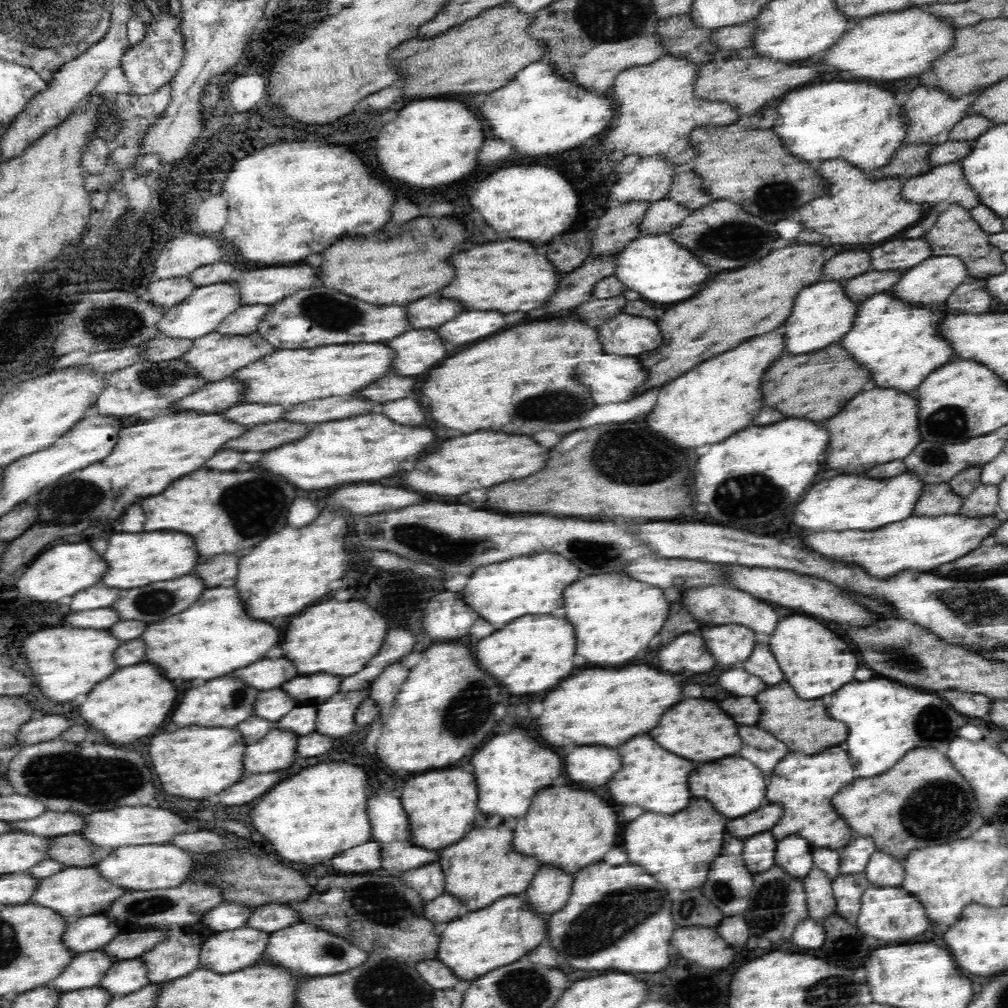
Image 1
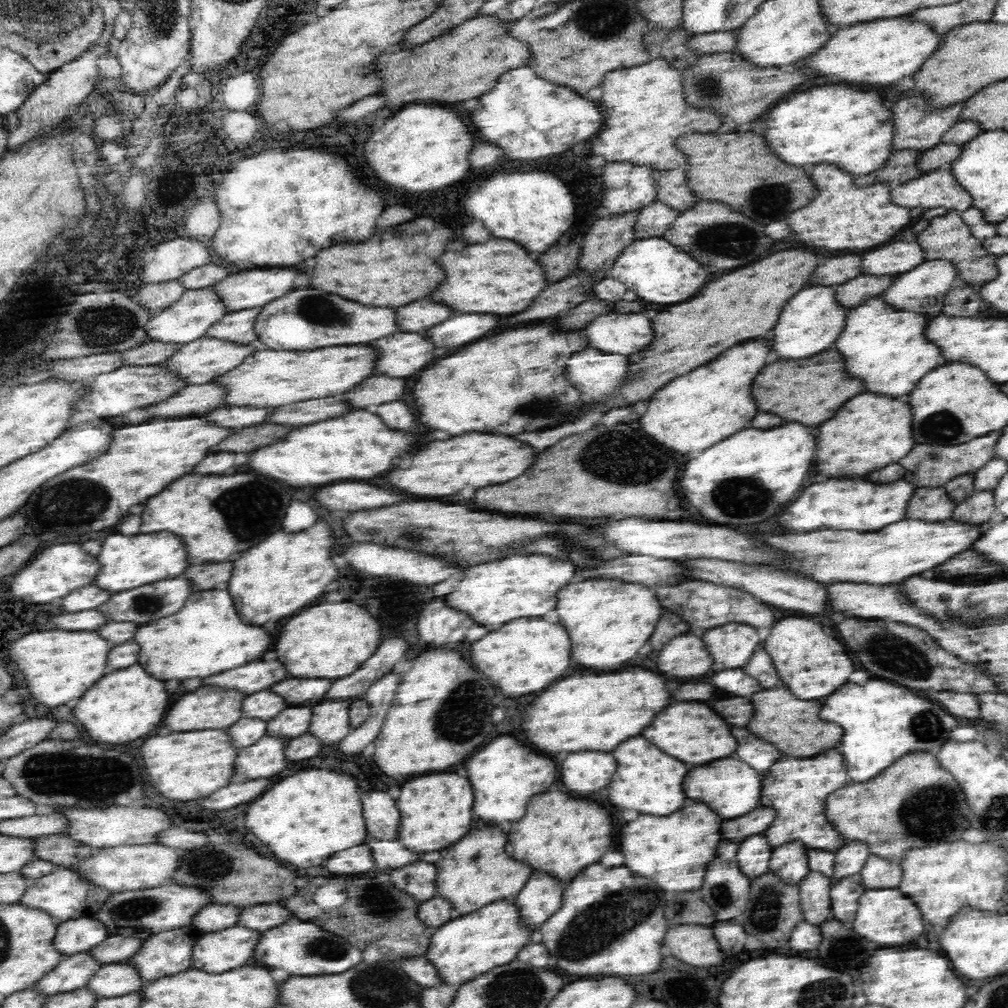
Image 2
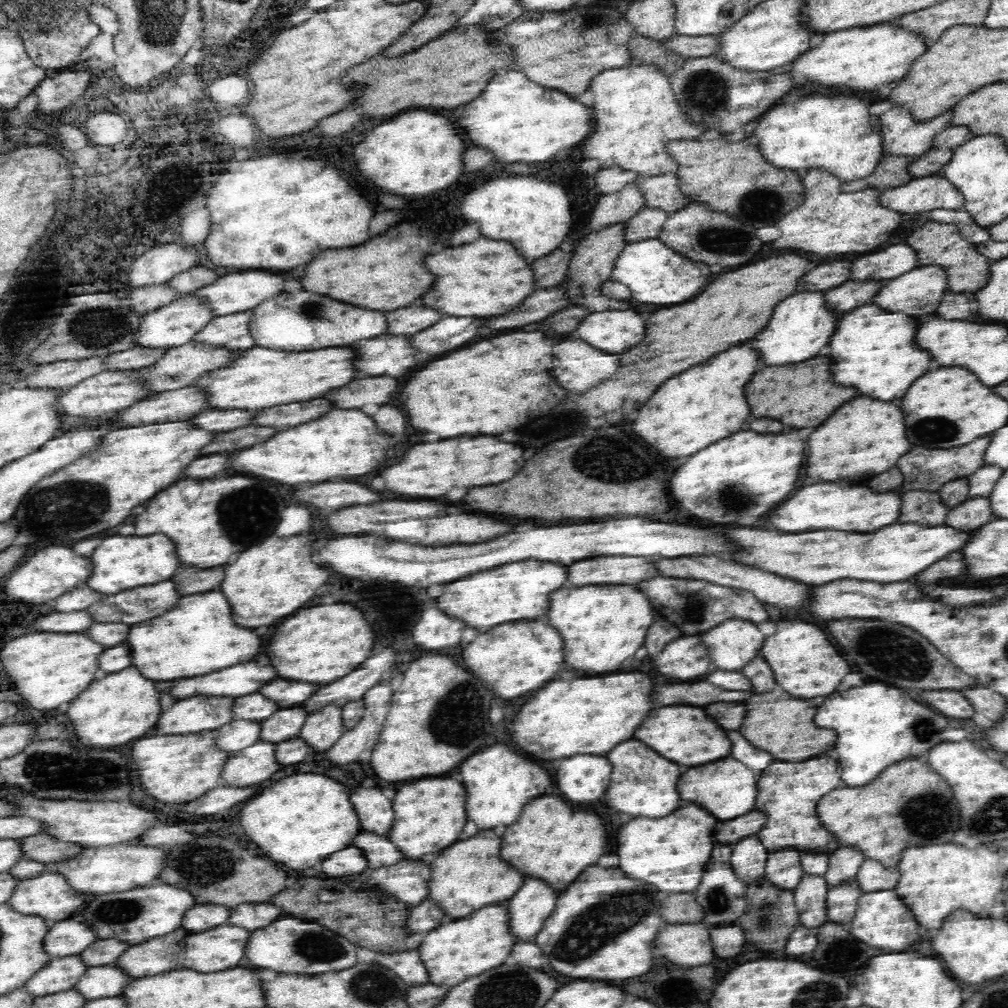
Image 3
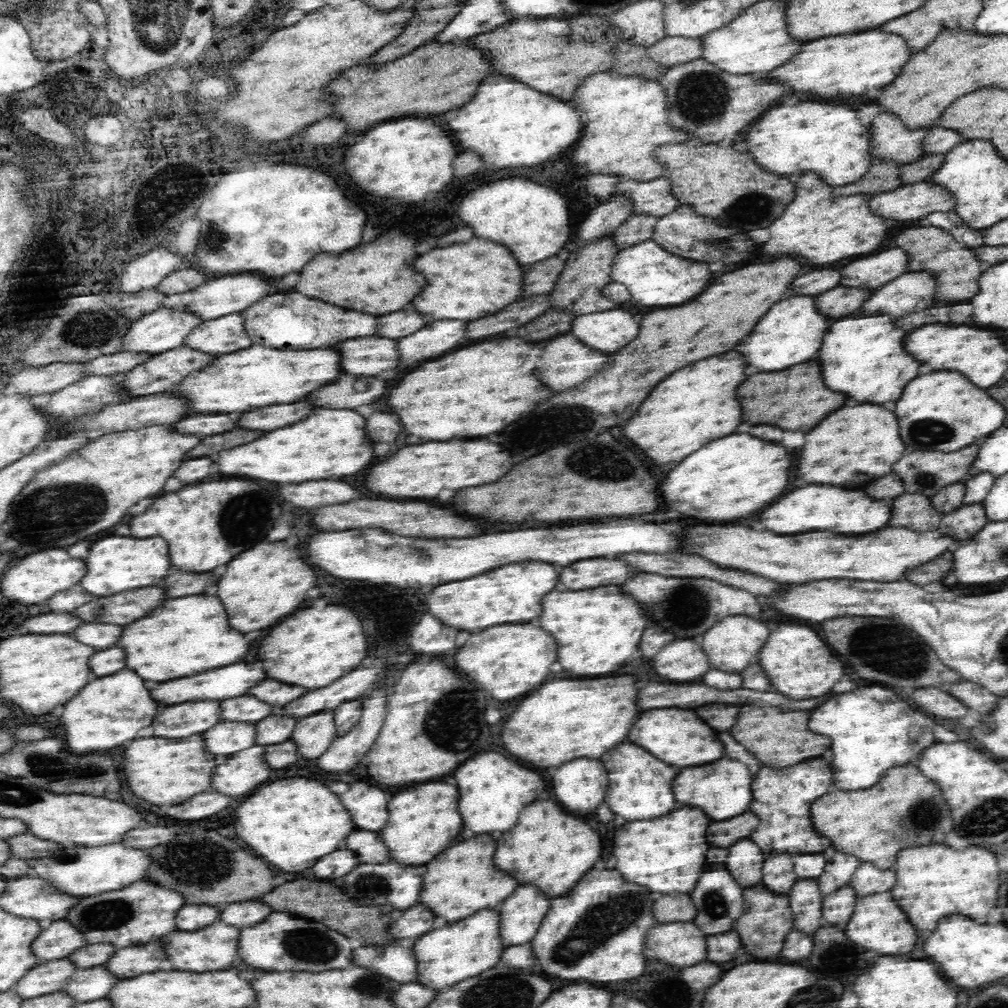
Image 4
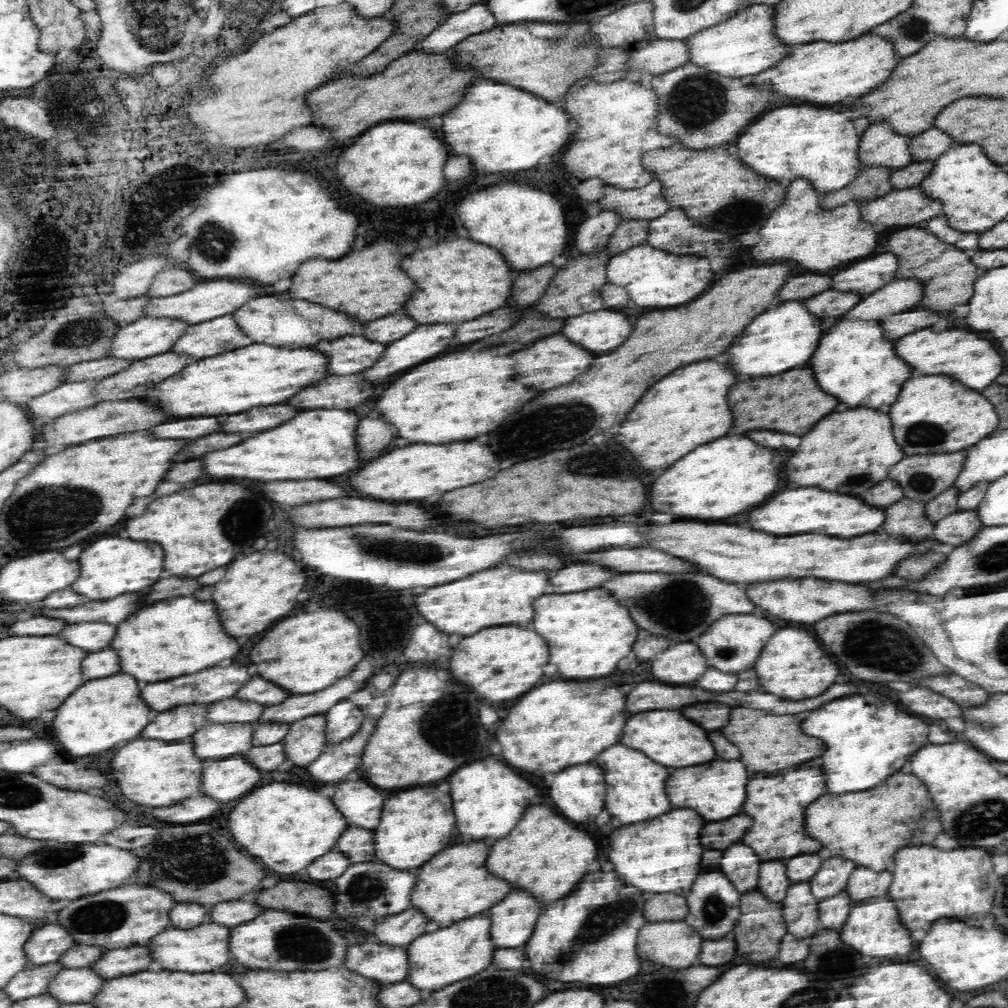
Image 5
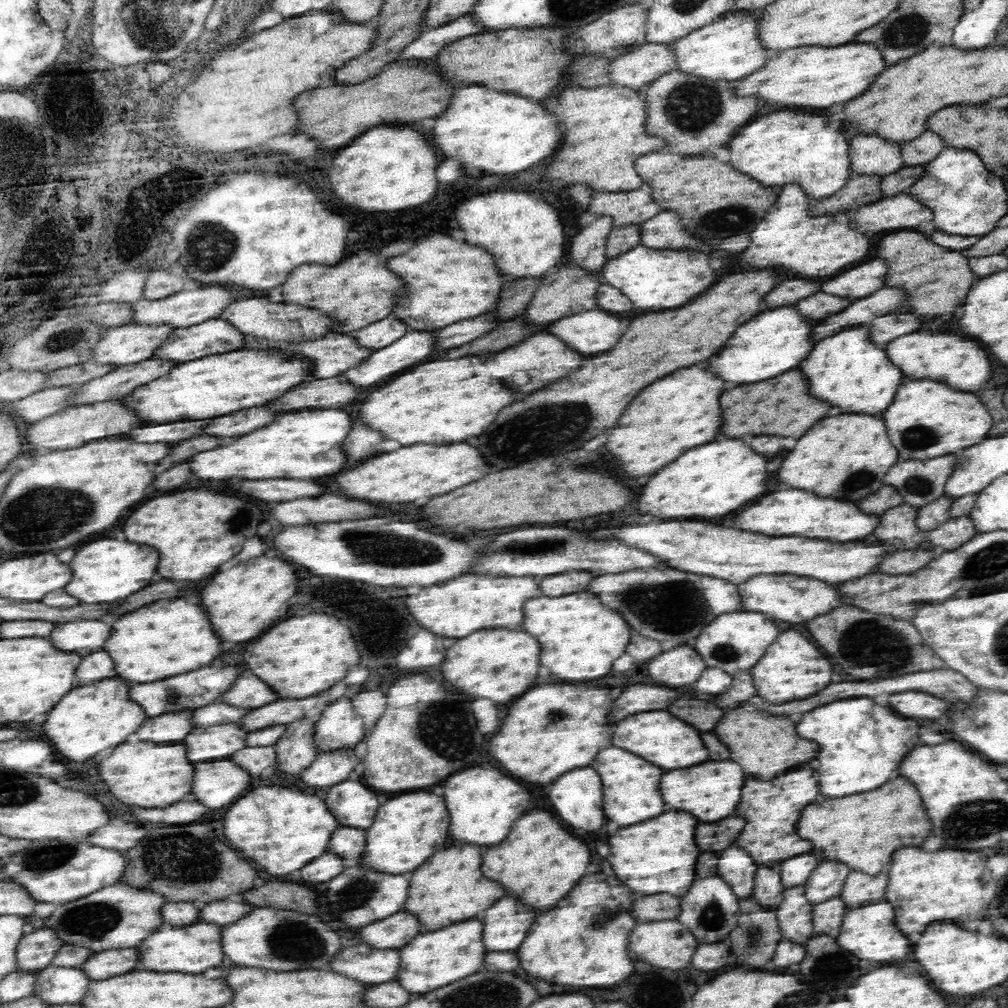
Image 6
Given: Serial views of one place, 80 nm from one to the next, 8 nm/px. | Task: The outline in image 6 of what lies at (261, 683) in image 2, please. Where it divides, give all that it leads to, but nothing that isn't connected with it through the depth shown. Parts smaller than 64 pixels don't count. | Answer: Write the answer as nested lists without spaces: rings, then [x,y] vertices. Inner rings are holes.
[[[204,666],[204,668],[186,672],[186,674],[176,674],[176,676],[158,680],[158,682],[132,686],[130,688],[130,698],[134,702],[138,702],[146,710],[146,714],[152,718],[152,716],[158,716],[162,712],[176,712],[176,710],[186,710],[186,708],[197,709],[220,700],[220,696],[232,688],[236,678],[238,678],[238,668],[236,666],[224,666],[224,668]]]

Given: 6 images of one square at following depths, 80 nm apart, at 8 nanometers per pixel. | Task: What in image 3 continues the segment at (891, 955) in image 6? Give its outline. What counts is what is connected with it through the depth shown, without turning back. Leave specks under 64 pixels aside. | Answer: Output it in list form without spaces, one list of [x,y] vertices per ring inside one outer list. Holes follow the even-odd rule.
[[[880,890],[874,894],[863,893],[858,899],[858,906],[852,921],[848,925],[850,933],[860,938],[862,942],[876,946],[884,952],[904,952],[920,936],[920,928],[918,928],[918,922],[914,922],[914,914],[910,914],[910,910],[906,910],[906,906],[898,902],[898,896],[894,894],[894,890]]]

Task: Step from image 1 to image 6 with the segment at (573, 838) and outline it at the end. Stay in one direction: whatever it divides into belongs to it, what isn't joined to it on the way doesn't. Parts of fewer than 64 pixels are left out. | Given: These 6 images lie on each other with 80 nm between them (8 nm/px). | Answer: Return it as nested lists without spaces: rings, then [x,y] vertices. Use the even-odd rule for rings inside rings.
[[[530,810],[514,824],[506,840],[486,852],[482,872],[486,878],[502,882],[510,896],[518,896],[536,912],[544,912],[578,884],[590,860],[592,854],[584,840],[572,836],[550,812]]]

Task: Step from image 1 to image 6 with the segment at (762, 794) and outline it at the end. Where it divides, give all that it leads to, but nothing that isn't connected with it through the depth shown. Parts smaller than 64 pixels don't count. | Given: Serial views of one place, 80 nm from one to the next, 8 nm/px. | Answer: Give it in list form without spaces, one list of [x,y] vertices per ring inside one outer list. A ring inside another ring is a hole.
[[[718,760],[682,770],[672,770],[662,776],[660,788],[666,800],[666,810],[686,810],[702,822],[716,822],[732,816],[738,808],[738,798],[742,798],[742,782],[746,782],[746,776],[736,762]]]

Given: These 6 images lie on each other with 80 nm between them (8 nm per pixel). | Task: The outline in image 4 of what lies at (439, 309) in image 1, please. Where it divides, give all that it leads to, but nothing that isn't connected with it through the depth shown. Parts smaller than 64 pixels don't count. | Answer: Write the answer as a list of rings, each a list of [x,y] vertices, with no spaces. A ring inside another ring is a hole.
[[[408,306],[406,310],[398,310],[394,314],[378,318],[378,336],[400,340],[402,336],[414,334],[414,330],[420,330],[424,324],[426,318],[422,318],[422,314],[418,314]]]

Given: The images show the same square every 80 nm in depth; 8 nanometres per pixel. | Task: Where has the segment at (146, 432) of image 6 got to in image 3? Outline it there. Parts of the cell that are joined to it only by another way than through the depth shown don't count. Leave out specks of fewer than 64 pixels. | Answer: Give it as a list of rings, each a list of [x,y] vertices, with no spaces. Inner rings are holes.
[[[206,410],[194,418],[194,424],[210,432],[228,432],[238,426],[250,426],[254,414],[248,410]]]

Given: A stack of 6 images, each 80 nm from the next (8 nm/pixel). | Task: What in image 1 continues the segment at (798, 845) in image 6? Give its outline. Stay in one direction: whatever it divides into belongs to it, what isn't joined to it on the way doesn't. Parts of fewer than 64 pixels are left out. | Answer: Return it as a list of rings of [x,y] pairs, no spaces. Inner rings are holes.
[[[840,746],[828,748],[814,756],[788,754],[782,758],[774,776],[770,778],[766,792],[768,800],[784,806],[784,816],[772,828],[774,838],[782,841],[782,838],[794,834],[806,838],[818,849],[840,850],[848,846],[855,837],[850,830],[846,830],[846,826],[842,826],[842,822],[838,822],[838,818],[834,818],[834,810],[830,810],[830,798],[834,798],[834,794],[852,780],[856,778],[850,774],[850,758],[846,758],[846,750]]]

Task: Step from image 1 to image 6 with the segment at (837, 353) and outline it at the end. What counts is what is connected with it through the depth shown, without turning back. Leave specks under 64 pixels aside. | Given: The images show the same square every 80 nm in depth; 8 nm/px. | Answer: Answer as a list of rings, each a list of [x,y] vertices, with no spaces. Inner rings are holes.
[[[800,368],[788,370],[786,374],[780,374],[770,380],[762,380],[758,384],[744,384],[744,386],[726,390],[722,394],[720,404],[724,414],[722,434],[730,438],[742,438],[746,434],[750,436],[778,434],[778,436],[800,438],[806,430],[810,430],[810,426],[814,426],[814,422],[822,420],[826,412],[830,410],[830,406],[806,394],[806,382],[802,382]],[[784,390],[786,390],[786,396],[784,396]]]

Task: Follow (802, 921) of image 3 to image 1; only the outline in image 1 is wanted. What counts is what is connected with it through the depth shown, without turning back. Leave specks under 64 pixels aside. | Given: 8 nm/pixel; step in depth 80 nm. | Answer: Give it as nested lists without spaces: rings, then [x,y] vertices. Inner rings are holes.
[[[813,867],[802,879],[803,892],[806,893],[807,918],[818,923],[836,913],[832,882],[828,874],[818,867]]]

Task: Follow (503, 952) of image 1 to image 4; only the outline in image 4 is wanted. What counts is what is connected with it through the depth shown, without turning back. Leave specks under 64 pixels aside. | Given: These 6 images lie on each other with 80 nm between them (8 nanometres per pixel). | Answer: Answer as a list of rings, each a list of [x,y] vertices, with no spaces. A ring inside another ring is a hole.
[[[480,910],[462,922],[448,924],[444,928],[436,928],[424,934],[416,944],[416,960],[418,972],[415,980],[437,991],[446,990],[447,987],[462,982],[468,976],[478,976],[484,970],[490,970],[498,964],[498,958],[504,952],[504,942],[498,938],[498,912],[496,910]]]

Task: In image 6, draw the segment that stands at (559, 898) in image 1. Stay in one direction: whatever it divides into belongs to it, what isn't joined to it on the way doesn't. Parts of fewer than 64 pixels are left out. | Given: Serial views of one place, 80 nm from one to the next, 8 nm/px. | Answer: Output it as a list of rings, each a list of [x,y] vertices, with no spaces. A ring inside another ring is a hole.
[[[504,896],[484,914],[484,944],[490,952],[516,950],[530,932],[536,914],[518,898]]]

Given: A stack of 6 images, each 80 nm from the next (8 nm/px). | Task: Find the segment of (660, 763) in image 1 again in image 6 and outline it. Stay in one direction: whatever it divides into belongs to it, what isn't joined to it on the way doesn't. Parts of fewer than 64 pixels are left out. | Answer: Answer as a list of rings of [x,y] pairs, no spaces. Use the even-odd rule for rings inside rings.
[[[616,746],[604,748],[592,762],[592,768],[602,776],[604,784],[604,812],[610,820],[618,822],[620,826],[632,826],[642,820],[654,818],[664,812],[662,792],[658,790],[658,782],[664,774],[664,770],[658,770],[658,766],[646,762],[644,758],[638,758],[630,752],[624,752]]]

